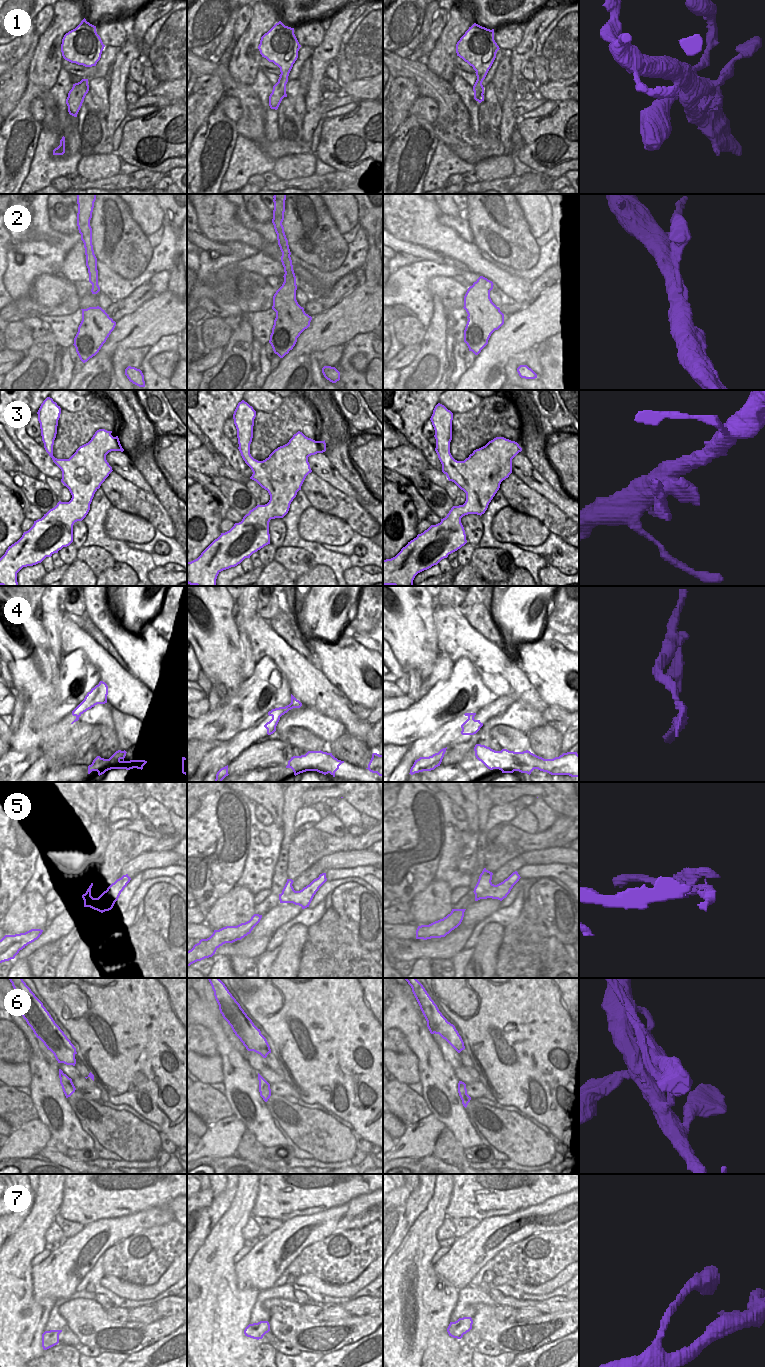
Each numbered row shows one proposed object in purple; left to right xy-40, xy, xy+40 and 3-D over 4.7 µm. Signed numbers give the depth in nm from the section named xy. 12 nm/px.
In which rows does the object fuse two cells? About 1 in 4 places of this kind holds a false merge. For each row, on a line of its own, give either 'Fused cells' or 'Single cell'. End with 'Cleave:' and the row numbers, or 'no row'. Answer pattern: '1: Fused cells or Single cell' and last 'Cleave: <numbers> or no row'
1: Single cell
2: Single cell
3: Single cell
4: Fused cells
5: Single cell
6: Fused cells
7: Single cell
Cleave: 4, 6.

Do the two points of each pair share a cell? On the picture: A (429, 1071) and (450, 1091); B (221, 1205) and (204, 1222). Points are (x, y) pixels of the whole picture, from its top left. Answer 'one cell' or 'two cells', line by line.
A: one cell
B: one cell

